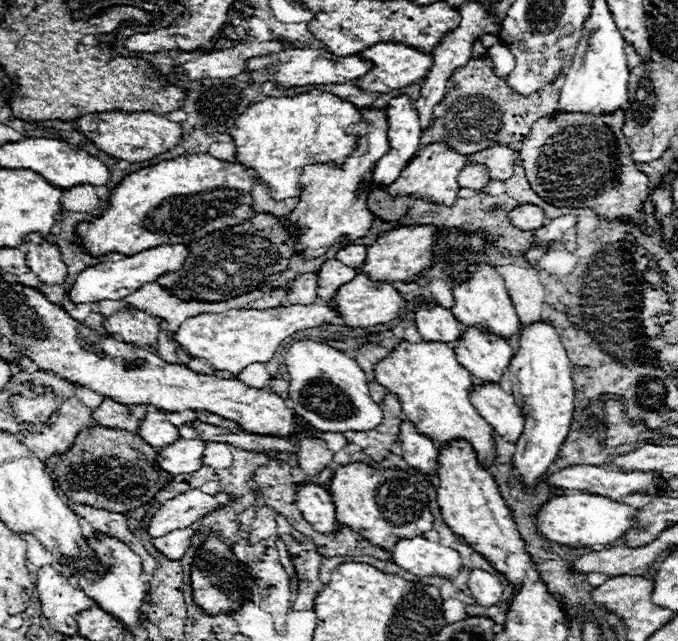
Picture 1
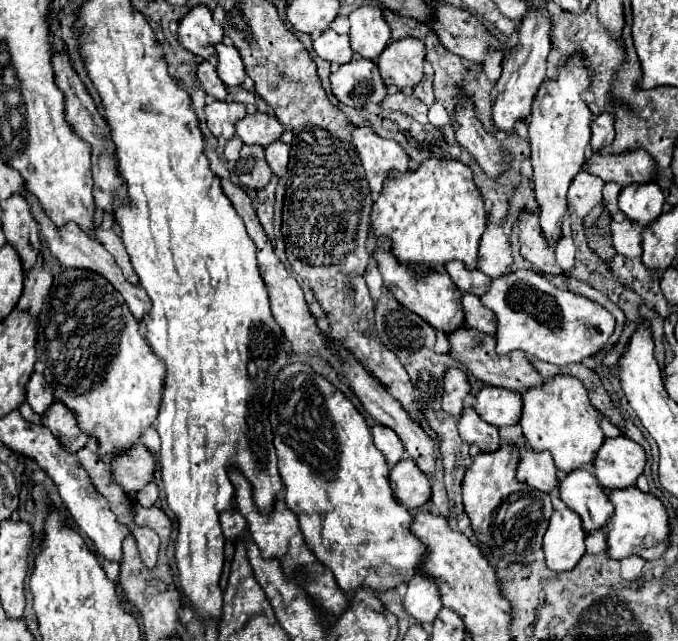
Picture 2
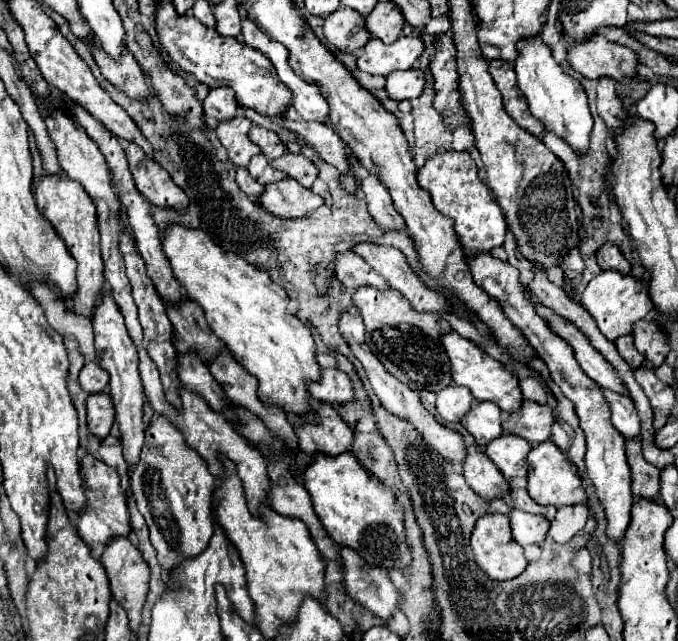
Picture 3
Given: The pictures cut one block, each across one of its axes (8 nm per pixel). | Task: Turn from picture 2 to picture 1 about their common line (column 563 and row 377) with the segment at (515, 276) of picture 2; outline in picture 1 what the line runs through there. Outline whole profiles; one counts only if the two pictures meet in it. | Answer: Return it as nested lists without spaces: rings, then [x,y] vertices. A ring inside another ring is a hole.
[[[300,340],[288,346],[284,360],[290,376],[288,398],[284,402],[312,428],[322,432],[372,430],[382,422],[382,408],[370,398],[364,370],[348,354],[328,344]]]

